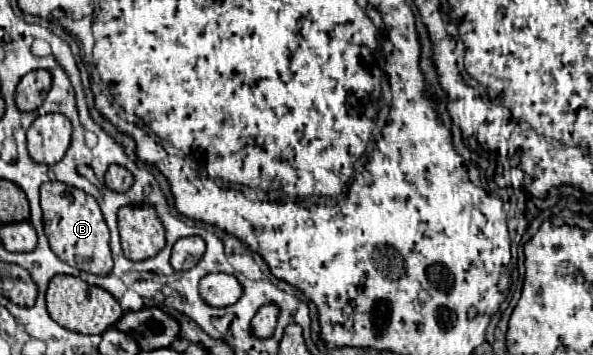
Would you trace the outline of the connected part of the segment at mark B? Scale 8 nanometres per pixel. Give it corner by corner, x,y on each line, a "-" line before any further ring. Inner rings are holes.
44,182
40,186
40,204
50,248
60,260
98,276
112,272
114,262
110,252
110,232
94,196
88,196
84,190
72,188
68,184

